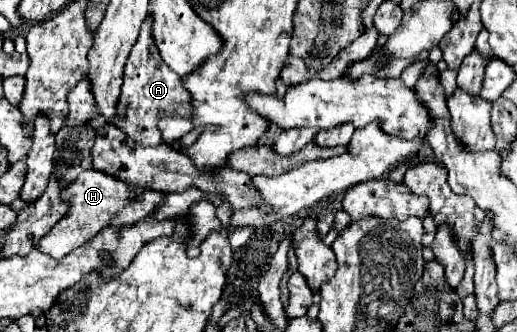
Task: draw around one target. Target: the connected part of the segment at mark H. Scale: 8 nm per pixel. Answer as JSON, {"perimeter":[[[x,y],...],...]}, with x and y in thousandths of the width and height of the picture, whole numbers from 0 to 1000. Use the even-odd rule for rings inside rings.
{"perimeter":[[[190,509],[159,515],[155,533],[124,575],[124,599],[135,605],[132,642],[108,672],[108,684],[89,714],[81,714],[81,726],[74,732],[74,750],[97,762],[104,780],[120,780],[135,756],[178,726],[186,714],[186,702],[193,702],[201,684],[213,678],[221,648],[228,648],[251,611],[267,605],[267,593],[275,581],[279,575],[263,569],[259,557],[251,557],[251,551],[213,527],[213,521],[197,521]]]}

